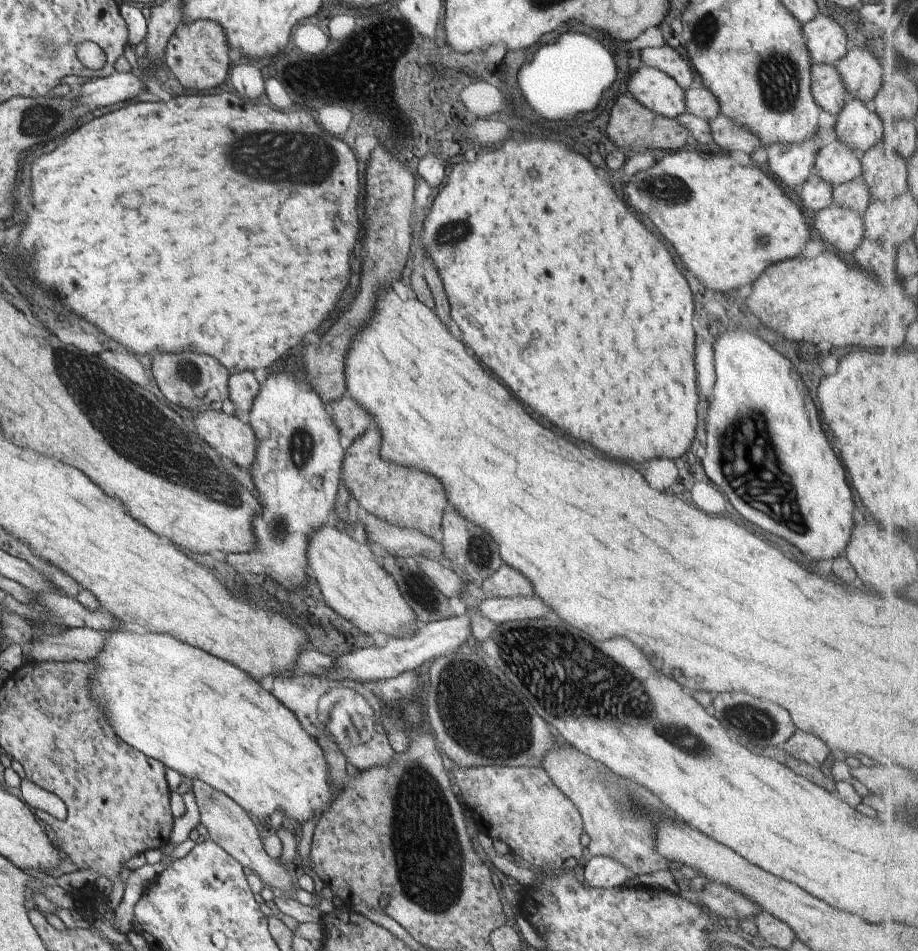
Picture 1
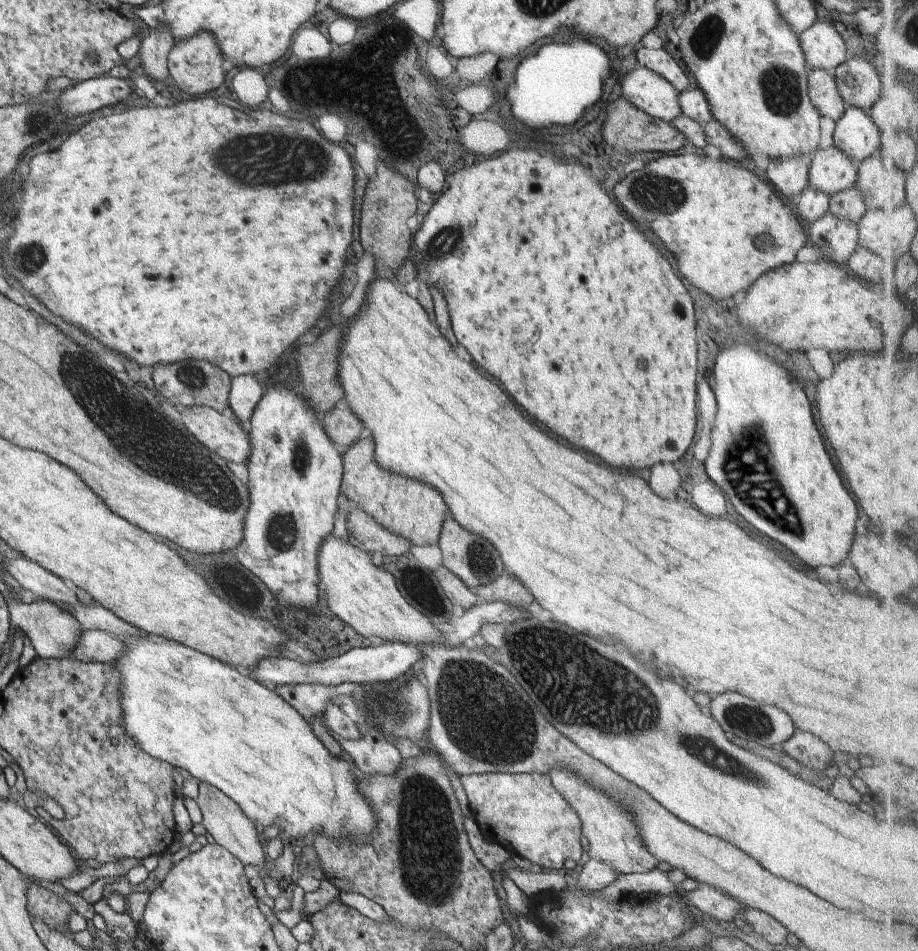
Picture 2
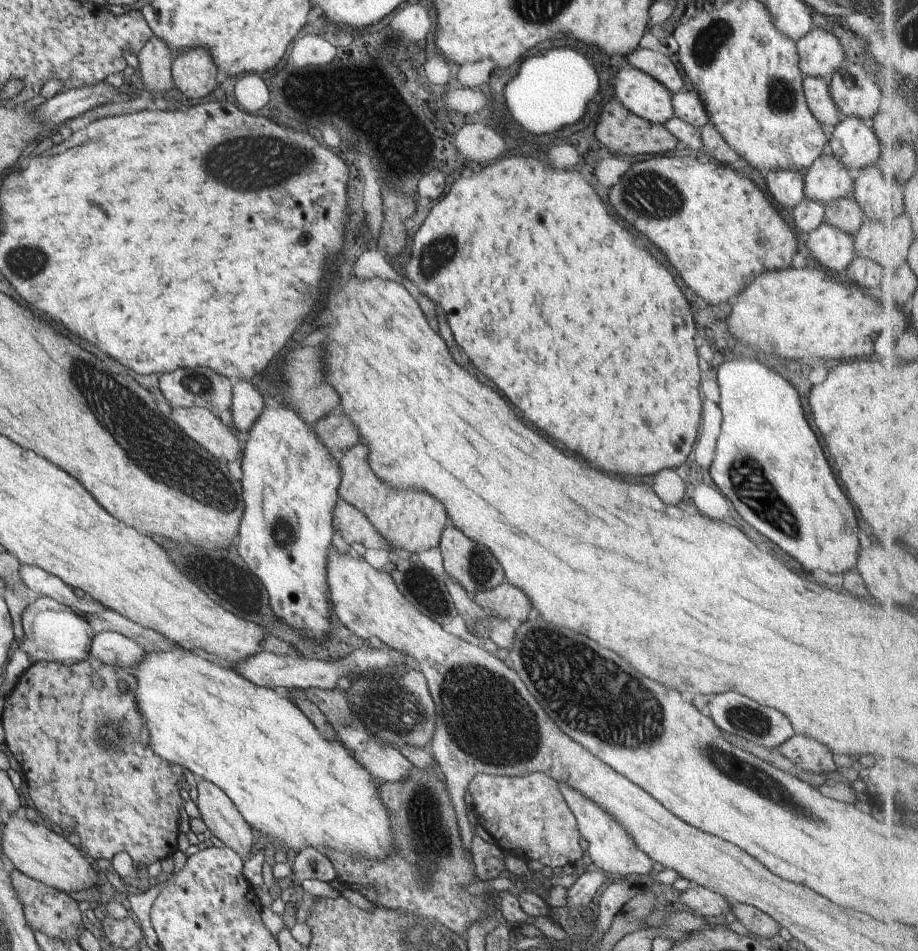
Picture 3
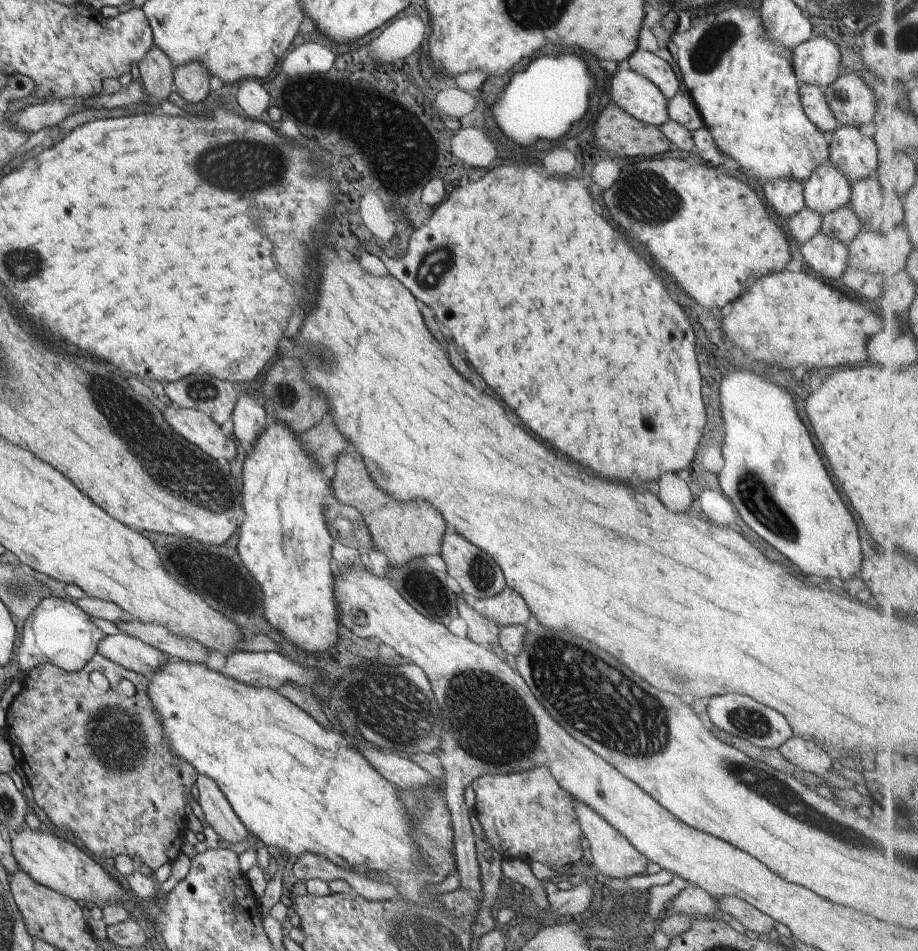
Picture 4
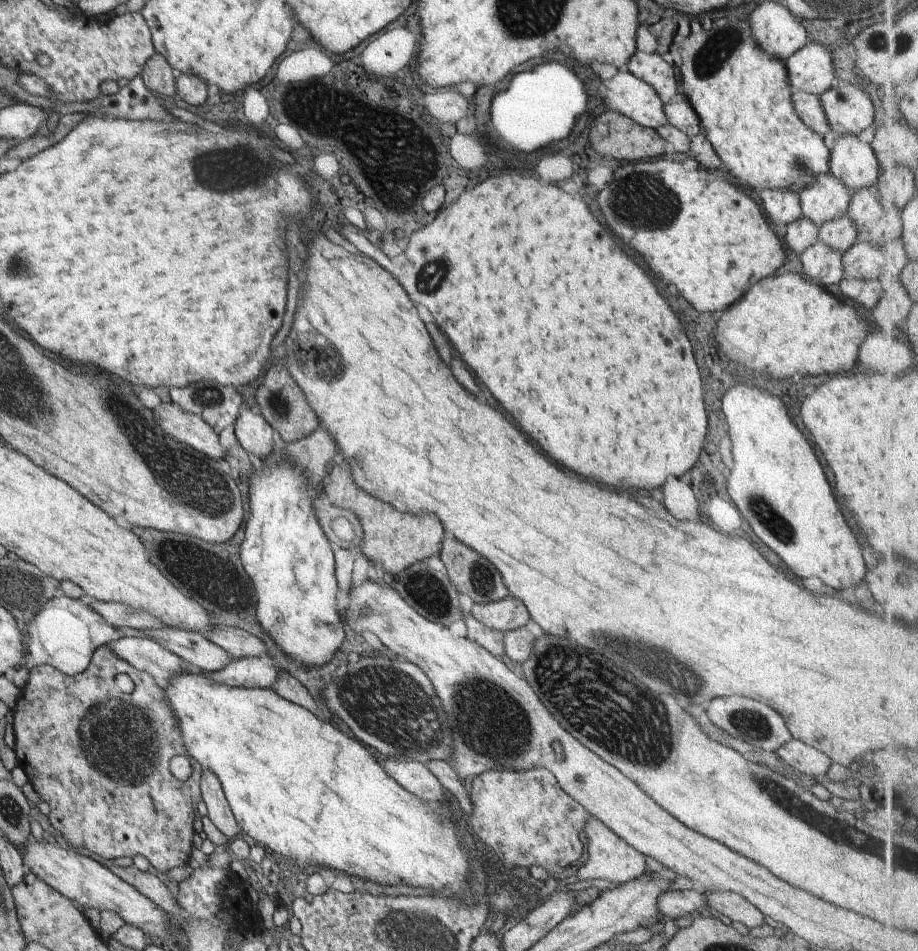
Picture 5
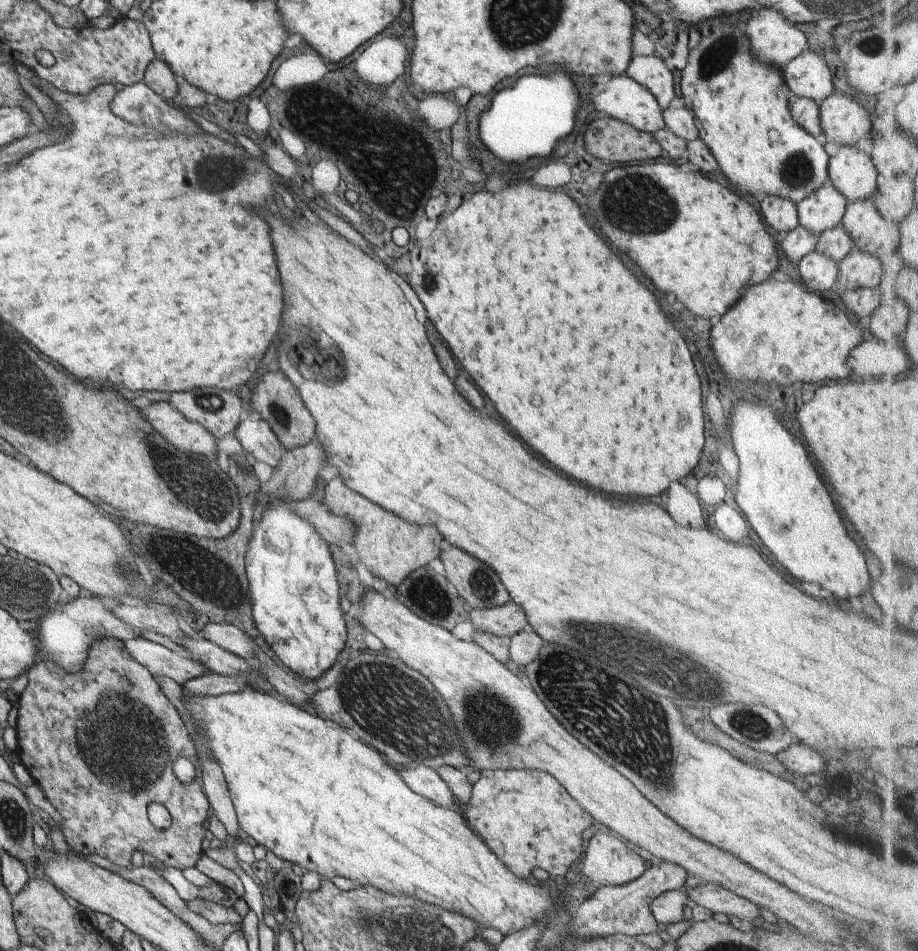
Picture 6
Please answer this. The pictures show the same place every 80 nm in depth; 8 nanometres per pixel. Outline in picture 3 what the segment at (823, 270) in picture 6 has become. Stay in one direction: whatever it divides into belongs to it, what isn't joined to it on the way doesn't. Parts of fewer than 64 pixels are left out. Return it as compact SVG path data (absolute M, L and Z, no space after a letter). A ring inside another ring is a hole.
M823 222L816 230L811 230L806 246L812 260L822 268L844 275L850 263L855 259L853 236Z

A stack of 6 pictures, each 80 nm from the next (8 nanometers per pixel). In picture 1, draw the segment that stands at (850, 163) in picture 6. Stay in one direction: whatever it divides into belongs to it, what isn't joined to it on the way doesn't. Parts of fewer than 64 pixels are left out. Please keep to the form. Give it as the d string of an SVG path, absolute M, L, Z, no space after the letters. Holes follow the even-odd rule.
M848 99L838 114L834 132L837 140L861 156L881 141L886 125L872 110L870 104L858 99Z

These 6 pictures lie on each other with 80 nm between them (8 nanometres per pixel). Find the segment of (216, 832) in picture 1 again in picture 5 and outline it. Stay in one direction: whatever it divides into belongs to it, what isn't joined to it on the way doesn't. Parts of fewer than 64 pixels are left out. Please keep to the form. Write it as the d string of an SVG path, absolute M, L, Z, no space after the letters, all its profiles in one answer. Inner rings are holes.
M203 769L200 790L201 798L208 809L208 818L217 826L218 830L228 839L239 836L241 828L230 808L219 776L216 776L212 769Z

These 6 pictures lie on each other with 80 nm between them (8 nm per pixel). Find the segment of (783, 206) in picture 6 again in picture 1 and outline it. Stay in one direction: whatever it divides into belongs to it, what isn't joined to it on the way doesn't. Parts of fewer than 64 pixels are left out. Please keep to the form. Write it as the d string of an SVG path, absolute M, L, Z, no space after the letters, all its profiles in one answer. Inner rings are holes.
M817 134L800 144L777 143L765 148L769 172L788 188L802 186L814 172L814 163L818 152L816 139Z

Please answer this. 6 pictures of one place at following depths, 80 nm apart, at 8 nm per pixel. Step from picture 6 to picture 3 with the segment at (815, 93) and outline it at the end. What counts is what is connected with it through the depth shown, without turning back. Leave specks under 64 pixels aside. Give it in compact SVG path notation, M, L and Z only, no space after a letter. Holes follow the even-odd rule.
M818 27L795 42L799 67L805 77L822 77L830 82L833 74L845 64L844 51L838 39Z

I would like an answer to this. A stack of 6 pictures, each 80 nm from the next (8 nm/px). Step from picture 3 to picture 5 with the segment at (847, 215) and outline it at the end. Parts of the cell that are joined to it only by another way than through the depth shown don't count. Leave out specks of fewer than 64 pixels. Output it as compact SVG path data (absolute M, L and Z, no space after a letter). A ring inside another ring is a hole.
M847 216L824 223L819 228L818 242L844 254L857 242L857 230Z

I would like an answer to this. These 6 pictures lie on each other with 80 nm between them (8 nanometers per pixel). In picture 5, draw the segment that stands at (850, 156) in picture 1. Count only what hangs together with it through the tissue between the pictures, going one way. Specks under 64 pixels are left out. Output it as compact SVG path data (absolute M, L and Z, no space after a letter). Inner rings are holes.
M831 172L818 175L815 183L798 196L802 214L820 228L824 223L846 216L851 192Z

